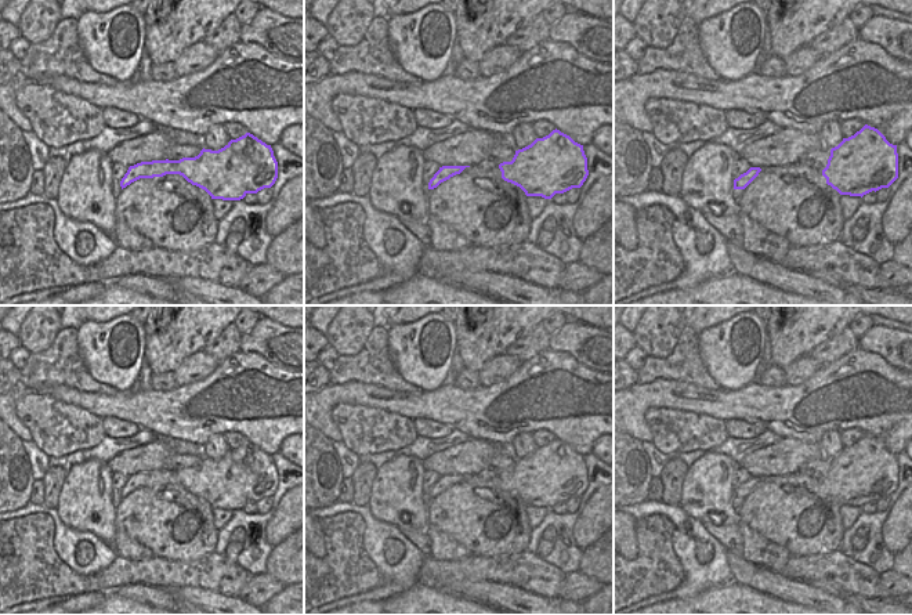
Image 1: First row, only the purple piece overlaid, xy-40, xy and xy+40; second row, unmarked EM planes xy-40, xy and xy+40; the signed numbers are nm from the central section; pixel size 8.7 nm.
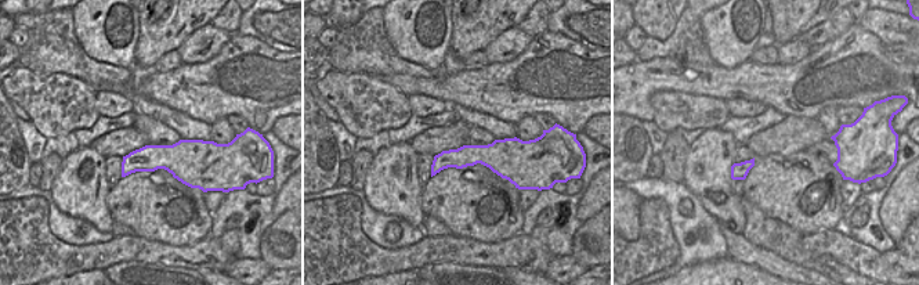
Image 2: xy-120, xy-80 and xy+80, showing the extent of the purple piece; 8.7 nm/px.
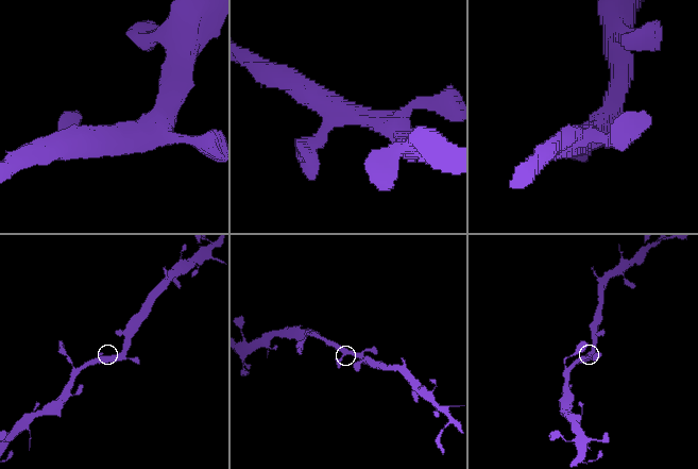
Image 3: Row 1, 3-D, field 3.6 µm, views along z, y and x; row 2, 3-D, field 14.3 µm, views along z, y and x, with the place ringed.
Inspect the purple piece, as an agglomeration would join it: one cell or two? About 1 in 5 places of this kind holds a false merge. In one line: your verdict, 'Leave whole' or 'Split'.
Leave whole.

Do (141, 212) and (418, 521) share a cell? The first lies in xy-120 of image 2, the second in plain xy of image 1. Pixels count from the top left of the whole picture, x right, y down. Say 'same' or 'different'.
different

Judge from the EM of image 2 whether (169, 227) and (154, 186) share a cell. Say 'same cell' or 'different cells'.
same cell

